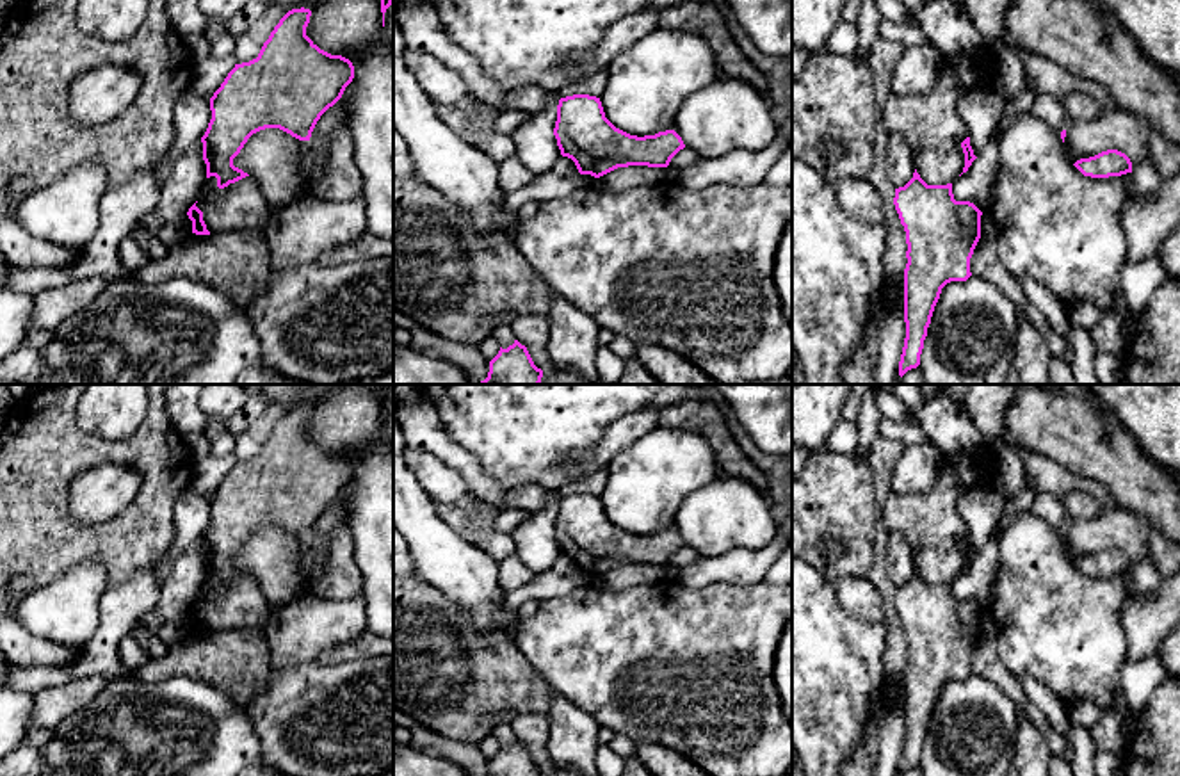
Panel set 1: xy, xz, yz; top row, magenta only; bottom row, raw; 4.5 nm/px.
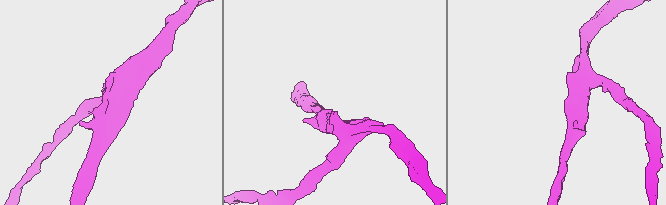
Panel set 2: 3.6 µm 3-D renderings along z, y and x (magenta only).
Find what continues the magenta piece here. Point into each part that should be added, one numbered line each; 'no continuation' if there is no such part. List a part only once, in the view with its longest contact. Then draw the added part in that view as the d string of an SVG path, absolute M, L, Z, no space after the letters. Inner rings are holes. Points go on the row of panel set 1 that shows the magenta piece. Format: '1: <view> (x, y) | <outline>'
no continuation

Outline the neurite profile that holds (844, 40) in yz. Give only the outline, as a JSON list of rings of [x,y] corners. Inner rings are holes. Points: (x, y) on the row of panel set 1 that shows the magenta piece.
[[[844,20],[833,28],[829,37],[824,43],[824,52],[838,53],[838,55],[854,55],[860,43],[860,30],[856,25],[847,23]]]

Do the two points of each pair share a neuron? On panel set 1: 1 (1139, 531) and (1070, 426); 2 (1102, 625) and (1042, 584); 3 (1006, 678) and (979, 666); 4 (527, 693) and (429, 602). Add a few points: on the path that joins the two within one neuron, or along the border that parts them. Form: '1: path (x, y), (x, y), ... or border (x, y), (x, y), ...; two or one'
1: border (1116, 504), (1139, 513), (1154, 527); two
2: path (1088, 625), (1083, 625), (1056, 598); one
3: path (999, 673), (986, 666); one
4: path (497, 680), (484, 678), (438, 632); one

